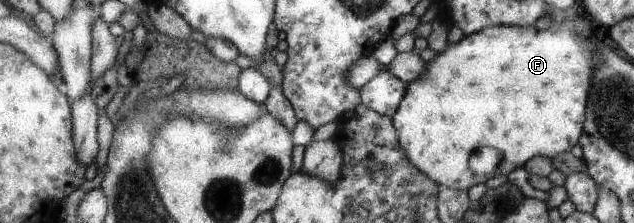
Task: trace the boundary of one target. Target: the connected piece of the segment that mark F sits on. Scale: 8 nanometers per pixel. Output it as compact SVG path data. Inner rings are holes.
M579 18L578 20L552 21L552 24L545 30L537 29L536 26L490 26L474 32L470 35L464 35L463 38L455 44L446 44L446 49L438 53L429 62L427 70L412 83L408 84L407 92L393 116L393 122L399 133L399 138L405 152L408 154L410 161L420 171L428 174L441 187L467 190L478 183L486 184L490 177L476 173L469 164L470 156L478 149L493 147L502 152L502 158L498 169L494 171L494 176L507 176L510 172L518 167L524 168L525 165L534 156L546 156L555 158L561 153L570 151L572 147L579 144L580 138L585 130L585 121L588 111L588 98L590 97L593 77L597 65L602 62L599 59L599 41L594 37L594 33L586 26L586 23Z

